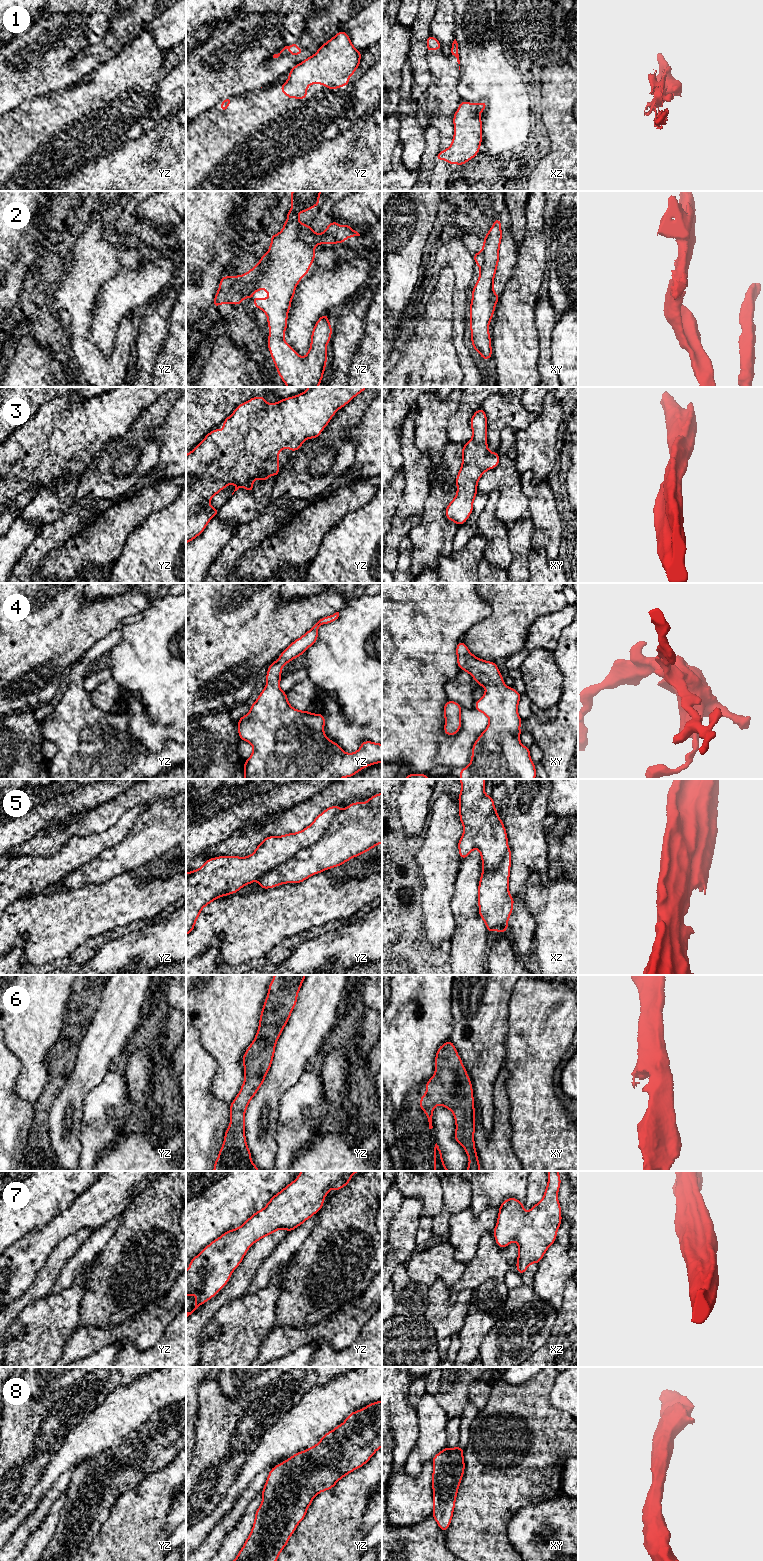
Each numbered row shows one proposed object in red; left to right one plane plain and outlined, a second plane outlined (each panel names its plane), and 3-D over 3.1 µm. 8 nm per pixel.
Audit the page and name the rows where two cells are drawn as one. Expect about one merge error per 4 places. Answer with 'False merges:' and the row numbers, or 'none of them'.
False merges: 1, 5

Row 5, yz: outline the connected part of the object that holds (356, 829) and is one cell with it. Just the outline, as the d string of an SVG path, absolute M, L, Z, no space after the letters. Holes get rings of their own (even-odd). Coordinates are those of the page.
M382 793L366 802L354 802L331 821L324 836L315 844L258 879L263 889L286 883L301 883L312 875L343 865L382 843Z

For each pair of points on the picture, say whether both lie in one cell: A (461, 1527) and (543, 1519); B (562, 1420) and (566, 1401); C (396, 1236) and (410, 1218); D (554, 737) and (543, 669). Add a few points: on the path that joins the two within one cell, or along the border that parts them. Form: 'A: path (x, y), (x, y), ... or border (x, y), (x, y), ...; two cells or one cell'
A: border (525, 1506), (508, 1522), (507, 1537), (512, 1545); two cells
B: border (551, 1392), (549, 1401), (556, 1408), (567, 1413); two cells
C: path (400, 1232), (406, 1222); one cell
D: border (563, 680), (562, 697), (557, 703); two cells

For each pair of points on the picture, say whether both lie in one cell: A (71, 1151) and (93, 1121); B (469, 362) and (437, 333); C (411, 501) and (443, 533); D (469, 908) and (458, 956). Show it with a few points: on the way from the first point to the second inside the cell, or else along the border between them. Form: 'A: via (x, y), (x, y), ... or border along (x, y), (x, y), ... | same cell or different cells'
A: border along (83, 1116), (80, 1122), (81, 1153), (78, 1160) | different cells
B: border along (453, 341), (459, 365), (463, 372) | different cells
C: border along (431, 490), (425, 501), (423, 512), (420, 515) | different cells
D: via (469, 920), (468, 944) | same cell

